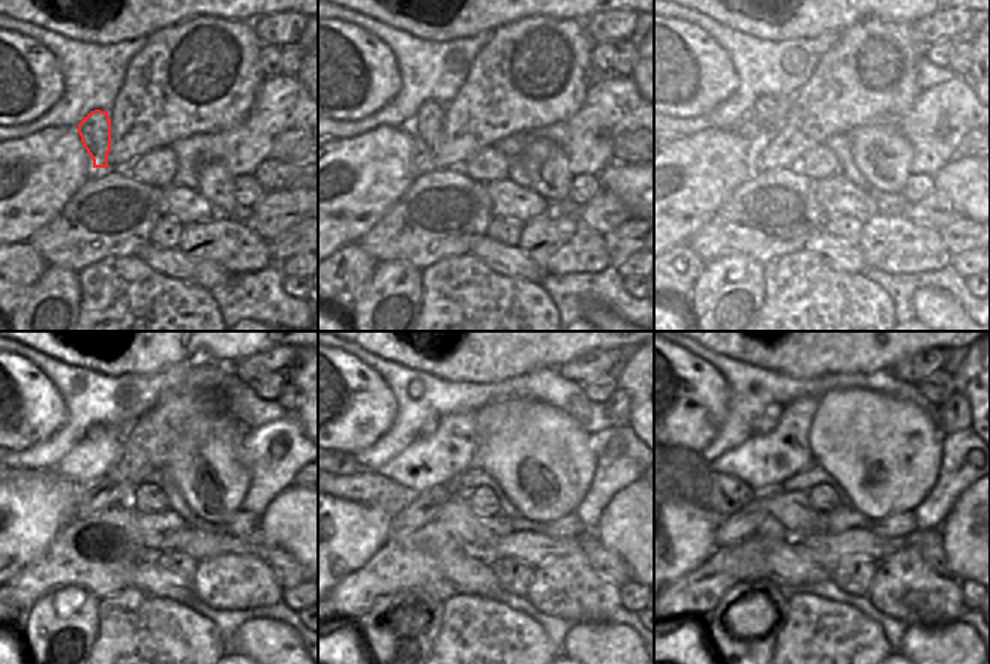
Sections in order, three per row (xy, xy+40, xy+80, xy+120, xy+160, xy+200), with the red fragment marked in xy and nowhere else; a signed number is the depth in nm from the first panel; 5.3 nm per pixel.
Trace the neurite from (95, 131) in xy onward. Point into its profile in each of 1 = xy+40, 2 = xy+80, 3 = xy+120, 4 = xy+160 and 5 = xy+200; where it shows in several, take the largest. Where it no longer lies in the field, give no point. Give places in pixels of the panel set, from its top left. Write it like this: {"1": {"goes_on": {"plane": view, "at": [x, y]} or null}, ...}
{"1": {"goes_on": {"plane": "xy+40", "at": [428, 125]}}, "2": {"goes_on": {"plane": "xy+80", "at": [768, 105]}}, "3": {"goes_on": {"plane": "xy+120", "at": [95, 430]}}, "4": {"goes_on": {"plane": "xy+160", "at": [431, 426]}}, "5": {"goes_on": {"plane": "xy+200", "at": [765, 423]}}}

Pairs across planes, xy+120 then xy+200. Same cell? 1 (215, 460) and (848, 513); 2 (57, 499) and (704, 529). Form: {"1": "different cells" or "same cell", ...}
{"1": "different cells", "2": "same cell"}

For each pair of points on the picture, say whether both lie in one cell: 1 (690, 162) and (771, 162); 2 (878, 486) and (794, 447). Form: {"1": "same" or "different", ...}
{"1": "different", "2": "different"}

